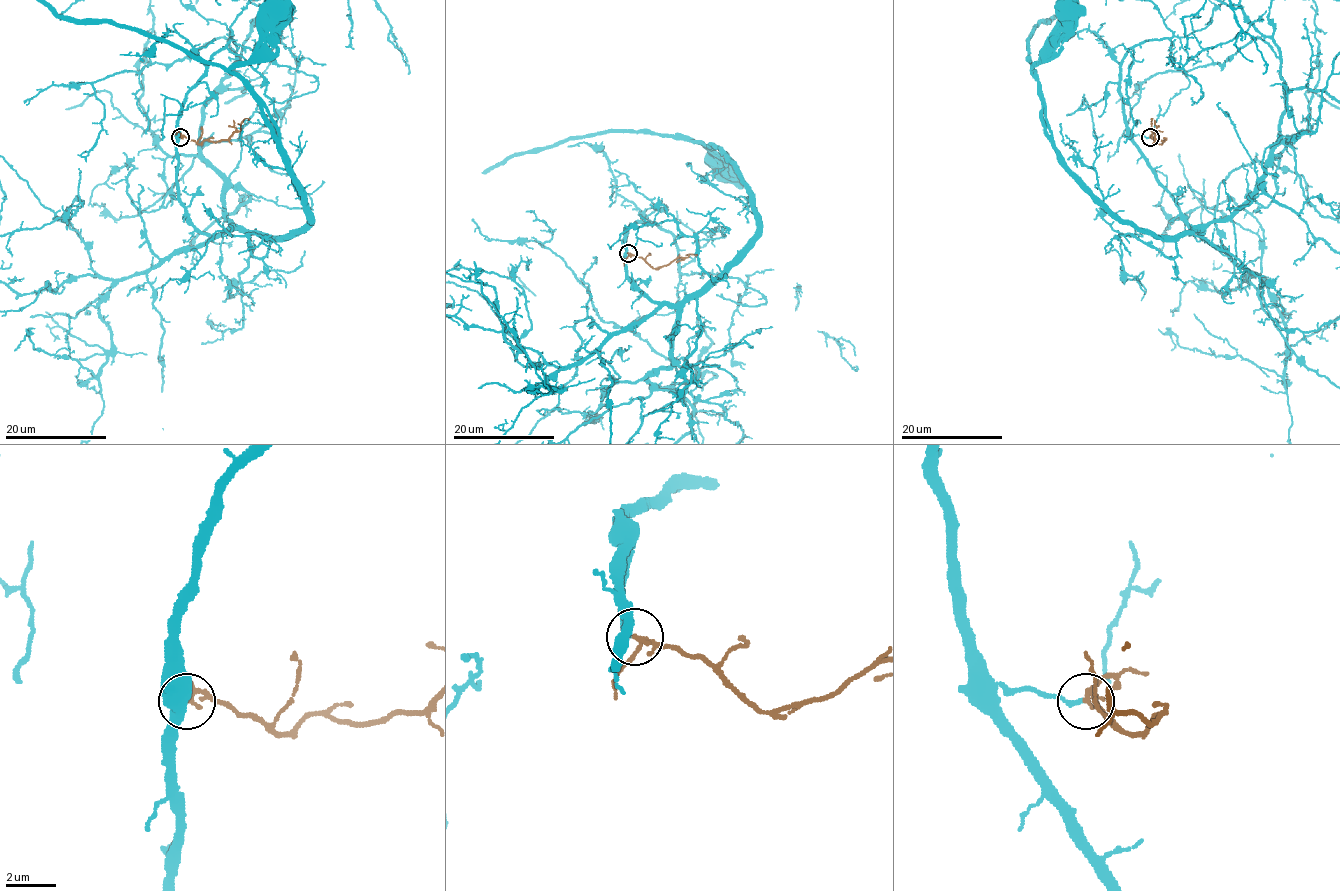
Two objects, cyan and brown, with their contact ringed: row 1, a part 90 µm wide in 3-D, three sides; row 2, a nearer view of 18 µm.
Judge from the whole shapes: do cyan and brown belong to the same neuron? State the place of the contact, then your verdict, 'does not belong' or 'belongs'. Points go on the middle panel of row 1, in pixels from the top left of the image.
at (628, 253); belongs

